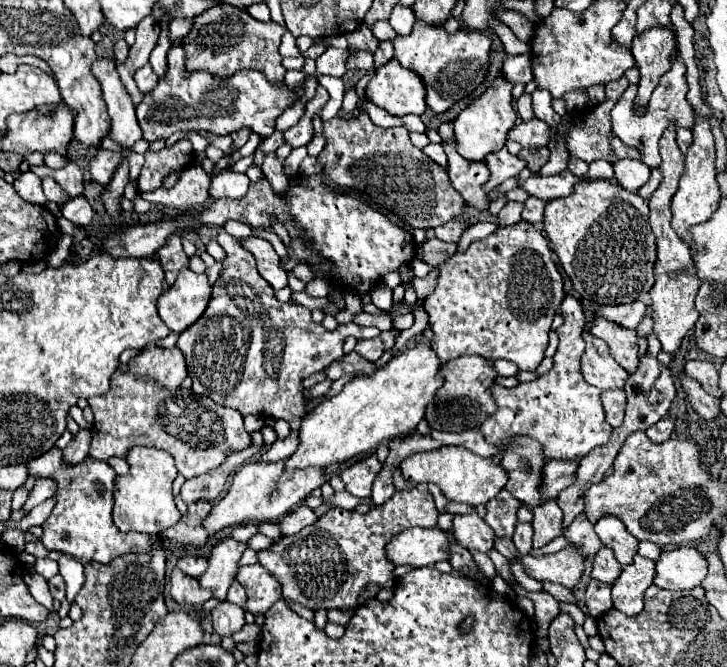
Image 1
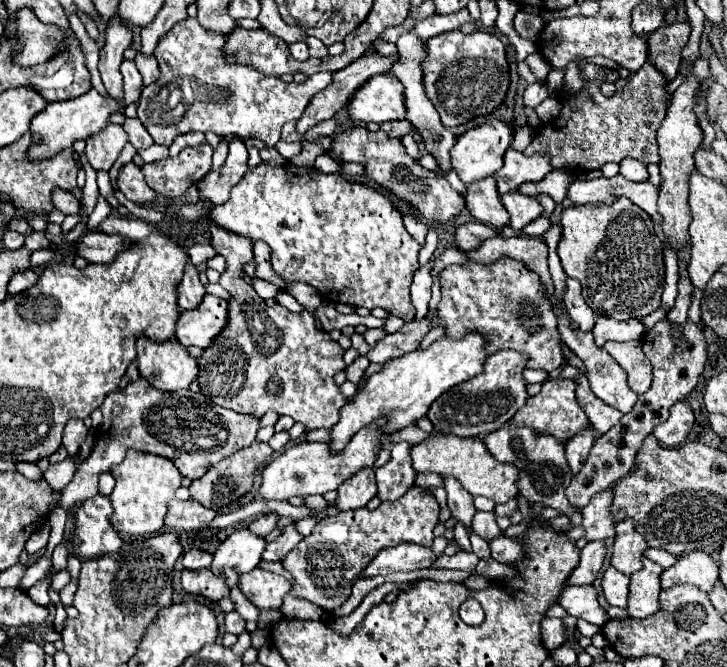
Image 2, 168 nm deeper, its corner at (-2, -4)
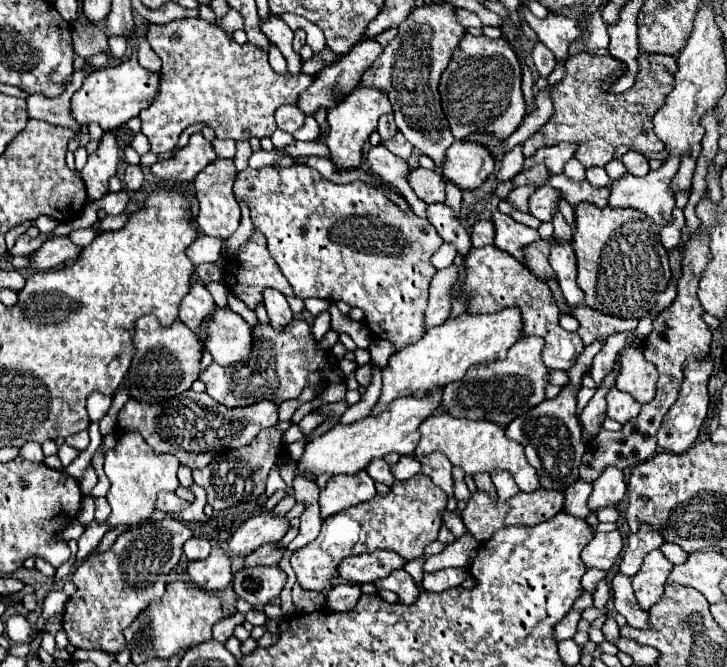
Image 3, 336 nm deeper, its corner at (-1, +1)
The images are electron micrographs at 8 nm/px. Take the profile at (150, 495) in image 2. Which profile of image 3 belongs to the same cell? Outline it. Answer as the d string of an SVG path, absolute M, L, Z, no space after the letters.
M127 433L117 439L117 445L105 453L105 475L111 481L111 489L107 493L107 501L111 505L111 515L107 517L107 523L111 529L125 525L125 527L137 527L141 523L147 523L155 511L157 493L159 491L175 491L179 487L177 479L179 461L175 455L159 455L151 451L151 447L143 441L137 433Z

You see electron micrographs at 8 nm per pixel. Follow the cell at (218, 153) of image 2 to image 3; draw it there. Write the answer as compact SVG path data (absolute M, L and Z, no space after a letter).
M213 139L213 147L217 151L217 157L235 157L235 141L231 139Z

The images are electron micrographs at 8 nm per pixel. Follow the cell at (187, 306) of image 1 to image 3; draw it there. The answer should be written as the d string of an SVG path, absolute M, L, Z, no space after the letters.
M215 307L215 319L211 319L211 335L203 339L203 349L213 355L213 361L219 365L235 365L239 361L247 361L251 351L251 329L249 325L235 313L231 307Z

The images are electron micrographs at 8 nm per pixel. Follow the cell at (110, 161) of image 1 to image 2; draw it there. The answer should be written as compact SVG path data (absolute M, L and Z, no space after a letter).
M132 162L126 164L122 170L120 170L120 176L118 176L118 188L124 192L124 196L136 204L142 204L142 202L150 202L154 198L154 192L152 188L148 188L144 176L142 176L142 170L138 166L134 166Z

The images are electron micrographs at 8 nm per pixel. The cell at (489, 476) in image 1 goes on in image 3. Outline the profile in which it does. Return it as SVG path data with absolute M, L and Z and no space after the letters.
M447 413L431 415L427 417L421 427L421 441L415 449L415 457L427 457L433 451L439 451L447 455L447 459L465 471L465 475L477 475L477 473L493 473L497 469L509 471L519 485L521 491L535 491L539 487L539 477L535 469L527 463L523 445L517 441L511 441L505 437L505 429L497 423L485 423L485 421L469 421L469 419L457 419Z

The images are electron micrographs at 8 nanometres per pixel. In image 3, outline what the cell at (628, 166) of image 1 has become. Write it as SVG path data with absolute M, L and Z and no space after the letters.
M627 151L623 157L621 157L623 165L627 167L627 171L631 175L647 175L649 173L649 165L647 165L647 157L641 155L641 153L635 153L635 151Z

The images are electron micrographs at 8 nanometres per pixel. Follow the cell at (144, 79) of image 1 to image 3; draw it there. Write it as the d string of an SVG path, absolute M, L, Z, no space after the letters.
M143 41L141 45L139 45L139 51L137 51L137 59L139 59L139 63L147 69L147 71L161 71L161 59L155 55L155 51L149 47L149 43L147 41Z

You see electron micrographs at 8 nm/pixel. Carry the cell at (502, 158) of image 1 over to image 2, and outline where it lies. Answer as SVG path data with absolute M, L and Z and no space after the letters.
M508 150L504 156L504 166L498 176L498 192L506 194L510 190L516 190L524 182L540 182L548 172L552 172L550 156L548 154L534 154L524 156L518 150Z

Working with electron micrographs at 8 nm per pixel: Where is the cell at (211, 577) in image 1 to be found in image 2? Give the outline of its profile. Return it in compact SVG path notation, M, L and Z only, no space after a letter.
M248 528L238 530L230 534L214 552L212 572L222 572L230 588L234 588L240 578L238 572L254 570L258 566L264 546L266 546L266 540L262 536L256 536Z

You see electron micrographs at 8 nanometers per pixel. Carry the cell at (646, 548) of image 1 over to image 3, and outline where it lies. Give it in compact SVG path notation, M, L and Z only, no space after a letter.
M663 543L659 549L675 565L679 565L679 563L683 563L687 559L687 553L679 545L675 545L675 543Z

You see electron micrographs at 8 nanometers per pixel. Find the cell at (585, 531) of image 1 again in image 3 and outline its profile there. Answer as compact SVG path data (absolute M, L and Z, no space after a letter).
M607 467L601 477L593 483L593 493L587 499L587 507L597 513L607 507L617 507L625 499L627 485L623 481L623 471Z

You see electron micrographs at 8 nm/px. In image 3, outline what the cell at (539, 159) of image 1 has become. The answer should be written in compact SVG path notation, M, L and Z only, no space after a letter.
M641 53L639 59L639 73L635 79L635 85L627 89L621 95L609 95L601 89L605 79L609 79L619 67L621 61L617 61L611 55L599 57L599 55L573 55L565 61L565 75L555 87L551 87L553 97L553 115L551 119L535 133L527 143L523 143L523 155L533 155L539 147L545 145L557 145L557 143L575 143L575 159L579 159L585 167L605 167L615 151L621 145L631 147L633 151L639 151L643 155L647 153L659 153L663 151L663 143L653 133L653 115L663 107L667 95L673 87L673 73L675 73L675 59L671 55L647 55Z

